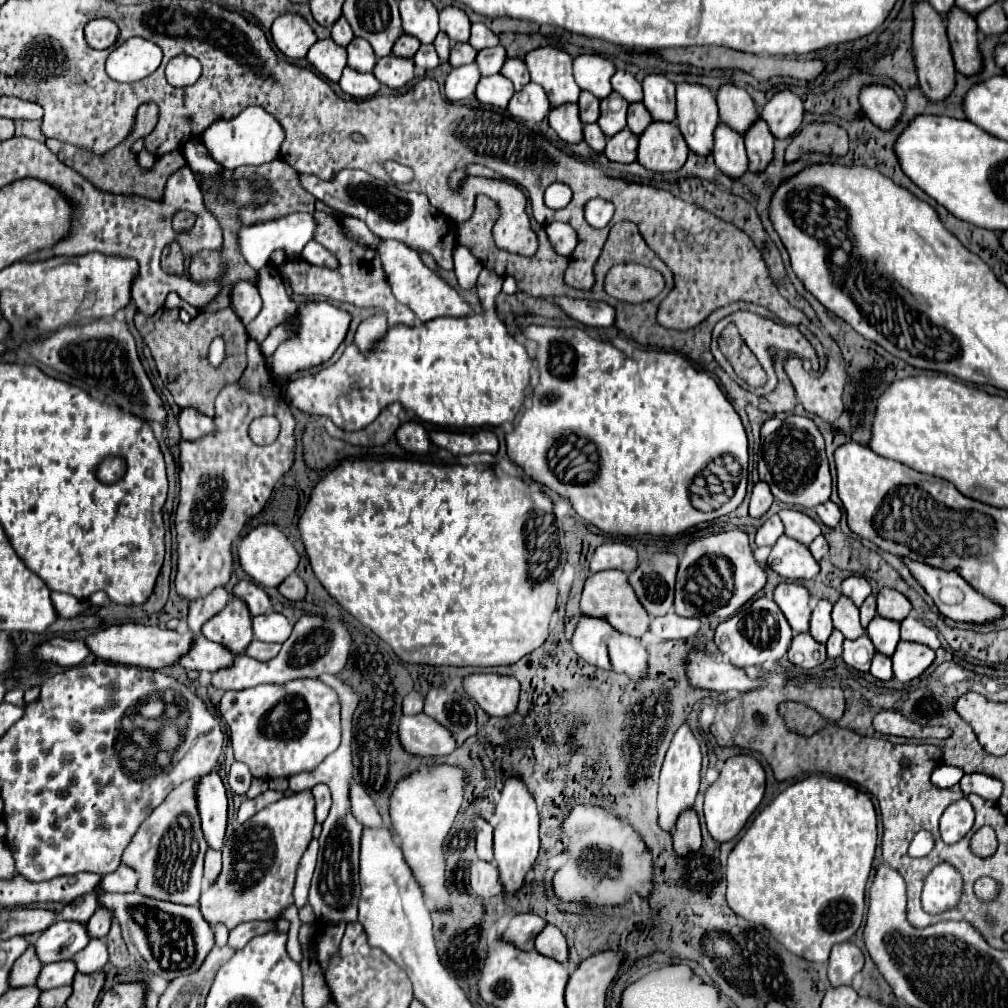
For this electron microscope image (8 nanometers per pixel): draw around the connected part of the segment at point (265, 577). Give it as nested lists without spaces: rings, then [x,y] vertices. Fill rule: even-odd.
[[[259,525],[257,529],[249,531],[237,547],[237,557],[239,557],[239,565],[241,569],[261,587],[277,587],[285,577],[289,577],[297,563],[299,563],[299,555],[293,549],[293,545],[287,541],[287,537],[273,525]]]

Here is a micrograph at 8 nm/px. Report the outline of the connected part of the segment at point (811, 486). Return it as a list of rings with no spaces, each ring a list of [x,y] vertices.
[[[789,415],[787,419],[769,419],[761,427],[761,459],[759,479],[769,483],[771,493],[785,505],[811,509],[829,501],[831,475],[825,455],[825,441],[813,419]]]

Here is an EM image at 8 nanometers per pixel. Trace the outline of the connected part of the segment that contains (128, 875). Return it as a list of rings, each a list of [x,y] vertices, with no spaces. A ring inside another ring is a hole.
[[[119,865],[113,873],[101,879],[101,887],[107,893],[131,893],[137,889],[137,873],[129,865]]]

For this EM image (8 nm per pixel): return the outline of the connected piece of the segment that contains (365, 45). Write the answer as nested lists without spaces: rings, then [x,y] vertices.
[[[353,39],[349,45],[347,45],[347,65],[357,69],[357,71],[371,71],[377,63],[377,55],[373,53],[373,47],[369,45],[369,41],[365,39]]]

